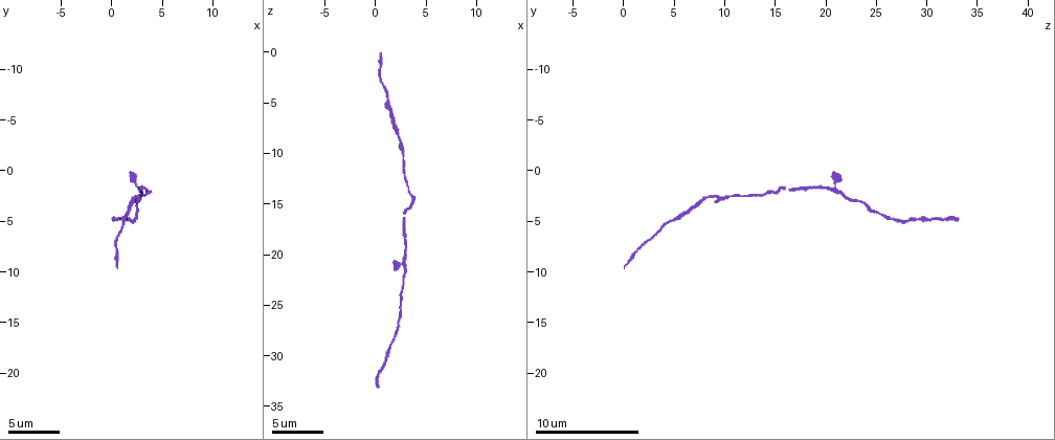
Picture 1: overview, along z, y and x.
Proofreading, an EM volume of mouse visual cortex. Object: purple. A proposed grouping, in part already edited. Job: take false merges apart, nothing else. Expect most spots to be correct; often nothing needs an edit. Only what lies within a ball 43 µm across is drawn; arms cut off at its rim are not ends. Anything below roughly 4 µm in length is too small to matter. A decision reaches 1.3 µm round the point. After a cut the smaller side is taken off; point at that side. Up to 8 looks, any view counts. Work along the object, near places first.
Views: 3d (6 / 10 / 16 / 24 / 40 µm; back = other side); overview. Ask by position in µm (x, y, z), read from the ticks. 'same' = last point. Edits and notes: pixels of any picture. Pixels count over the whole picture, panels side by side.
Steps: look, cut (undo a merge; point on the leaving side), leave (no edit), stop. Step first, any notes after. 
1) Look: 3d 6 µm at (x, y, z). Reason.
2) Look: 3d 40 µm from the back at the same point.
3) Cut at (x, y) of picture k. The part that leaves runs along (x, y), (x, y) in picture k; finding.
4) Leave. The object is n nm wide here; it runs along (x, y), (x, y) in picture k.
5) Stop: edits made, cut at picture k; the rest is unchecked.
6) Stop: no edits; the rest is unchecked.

Look: 3d 10 µm at (2.4, 2.6, 8.6). Three arms meet.

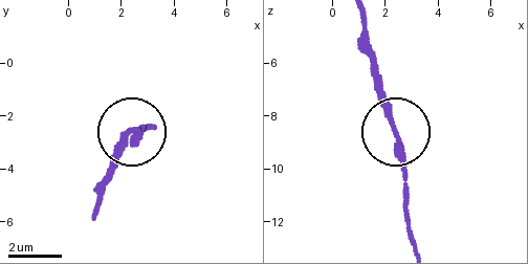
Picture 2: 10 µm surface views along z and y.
Leave. The object is 150 nm wide here; it runs along (417, 246), (403, 198), (403, 151), (386, 90), (372, 72) in picture 2; all the same cell.

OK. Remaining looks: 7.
Look: 3d 16 µm at (1.2, 4.8, 5.0). Calibre changes.

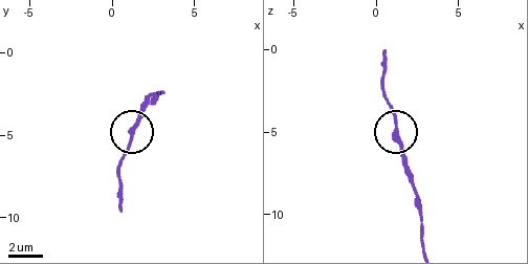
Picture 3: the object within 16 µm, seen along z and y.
Leave. It runs along (424, 245), (420, 203), (387, 94) in picture 3; continuous, no second cell.

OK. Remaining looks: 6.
Look: 3d 10 µm at (3.2, 1.8, 15.4).

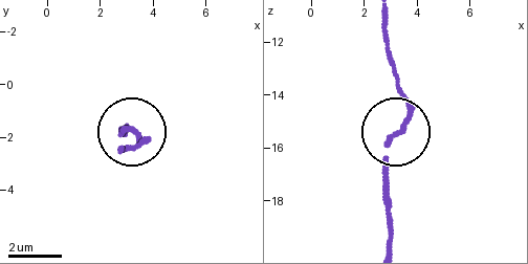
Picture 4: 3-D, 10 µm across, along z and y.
Look: 3d 6 µm at (3.1, 1.8, 15.6). Closer look.

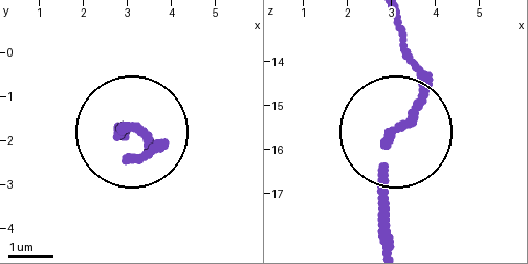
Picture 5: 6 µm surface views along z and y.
Leave. The side arm is 20 µm long; continuous, no second cell.

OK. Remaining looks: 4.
Look: 3d 10 µm at (2.8, 2.4, 21.8). Thick turns thin.

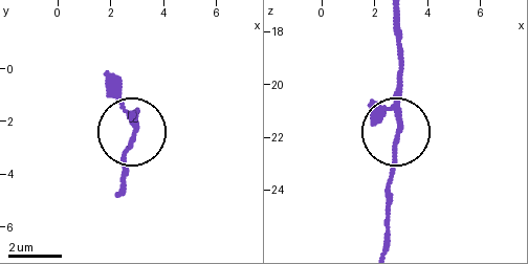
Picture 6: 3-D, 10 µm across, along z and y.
Leave. It runs along (399, 19), (399, 134), (386, 199) in picture 6; continuous, no second cell.

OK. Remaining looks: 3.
Stop: no edits; the rest is unchecked.

